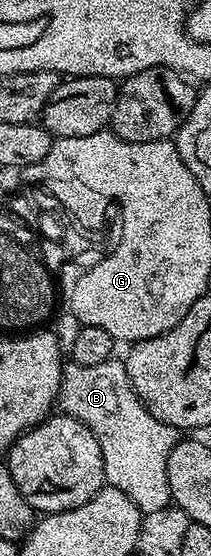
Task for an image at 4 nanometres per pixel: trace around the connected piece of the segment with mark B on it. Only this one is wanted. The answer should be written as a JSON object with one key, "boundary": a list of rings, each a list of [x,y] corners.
{"boundary":[[[111,358],[107,362],[99,362],[99,366],[66,363],[61,374],[61,393],[57,395],[57,404],[64,415],[83,422],[83,426],[87,426],[87,430],[95,434],[99,450],[103,450],[106,485],[129,495],[131,502],[142,514],[161,510],[171,504],[167,482],[167,458],[179,439],[178,429],[159,422],[159,418],[155,418],[155,414],[147,410],[147,406],[137,397],[136,390],[131,386],[131,378],[120,359]]]}

